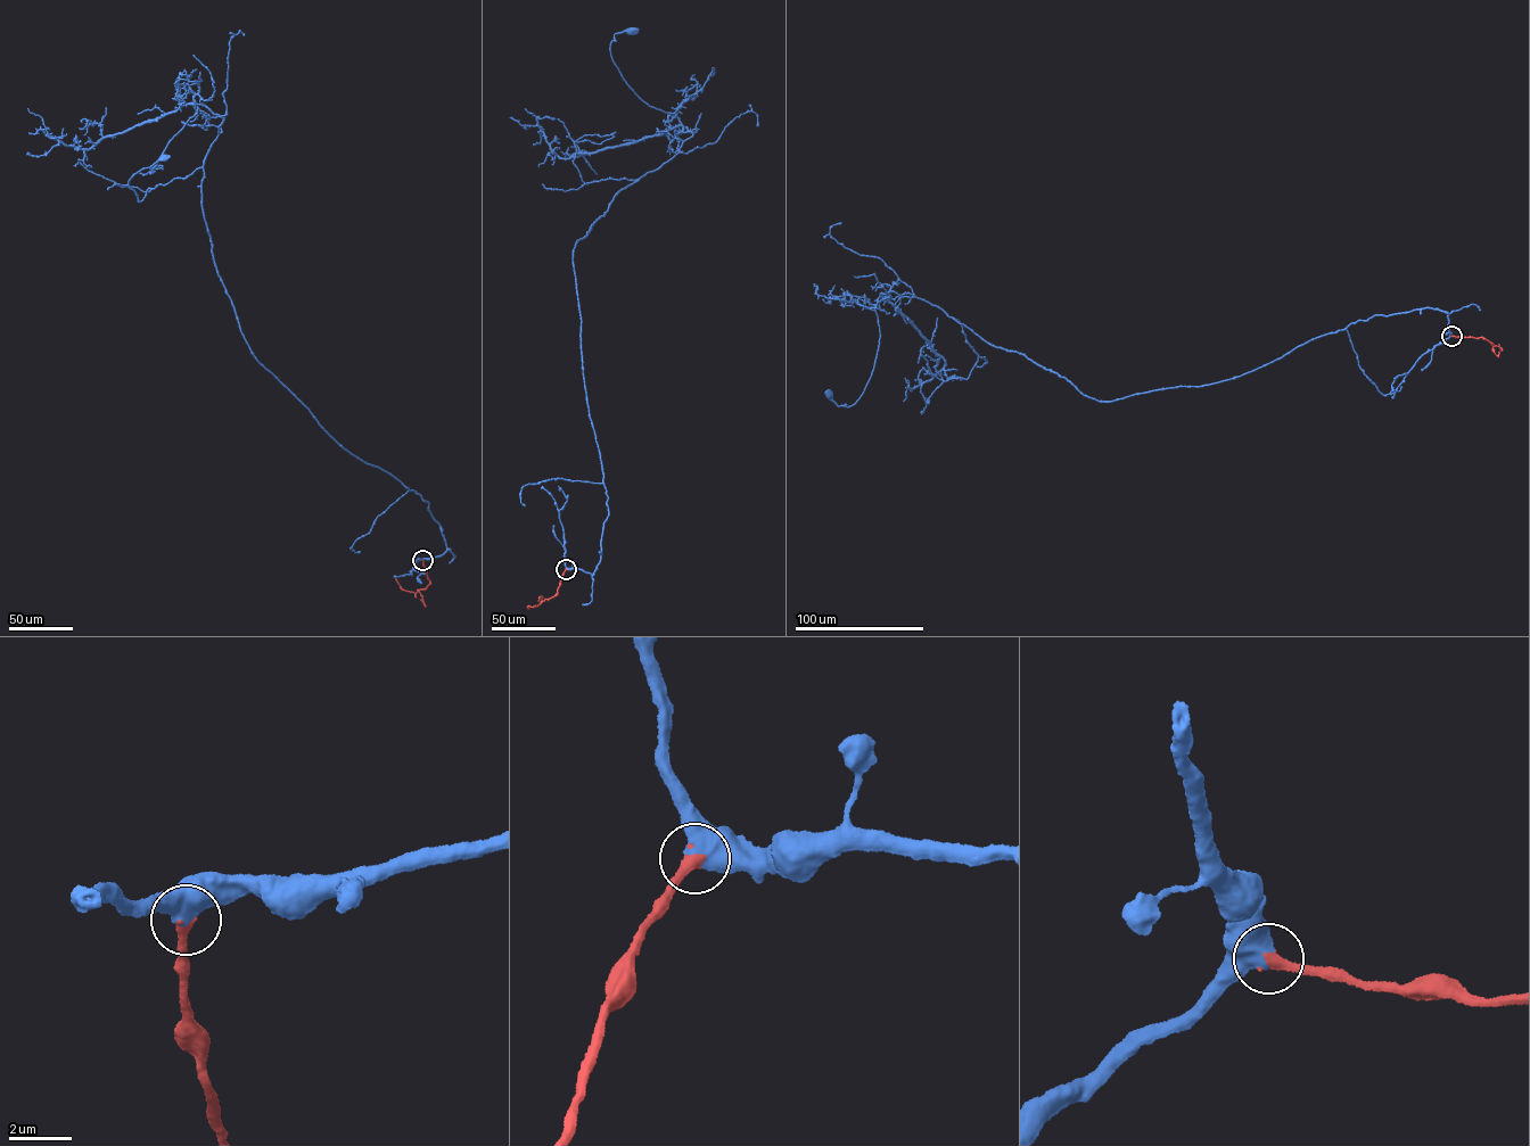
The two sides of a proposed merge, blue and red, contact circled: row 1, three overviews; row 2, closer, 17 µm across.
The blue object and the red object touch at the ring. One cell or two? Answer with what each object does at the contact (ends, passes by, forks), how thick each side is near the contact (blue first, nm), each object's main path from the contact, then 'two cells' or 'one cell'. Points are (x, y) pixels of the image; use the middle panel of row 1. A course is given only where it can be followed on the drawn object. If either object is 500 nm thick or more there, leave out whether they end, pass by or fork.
650 nm thick on the blue side, 360 nm on the other; blue runs (566, 569), (592, 575), (608, 513), (573, 250), (616, 192), (693, 135), (624, 80), (609, 49), (633, 31); red runs (566, 569), (557, 594), (528, 609); one cell

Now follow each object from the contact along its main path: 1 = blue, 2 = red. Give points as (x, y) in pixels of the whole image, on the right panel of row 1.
1: (1452, 336), (1431, 307), (1375, 315), (1232, 378), (1100, 402), (893, 290), (862, 395), (829, 394)
2: (1452, 336), (1482, 337), (1500, 349), (1499, 344)

